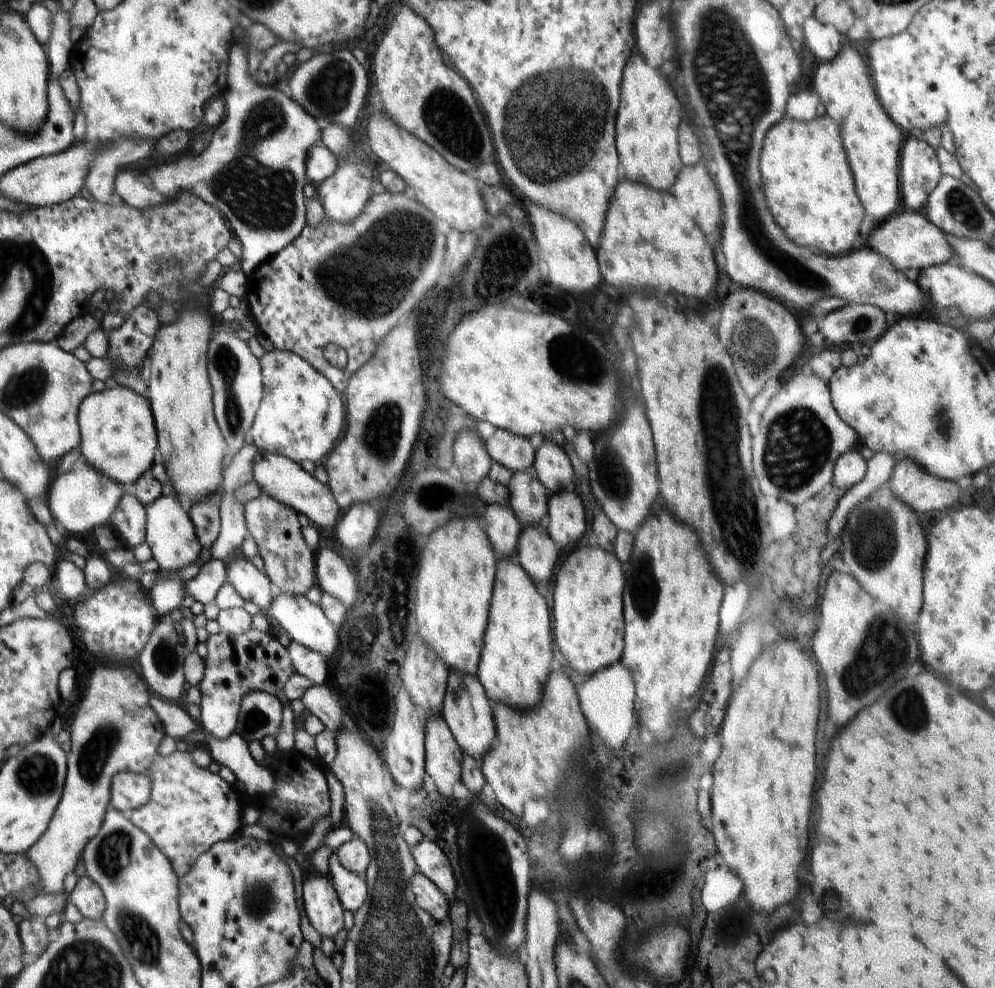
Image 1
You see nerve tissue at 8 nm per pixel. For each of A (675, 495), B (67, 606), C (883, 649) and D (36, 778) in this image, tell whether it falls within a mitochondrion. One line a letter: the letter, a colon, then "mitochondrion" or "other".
A: other
B: other
C: mitochondrion
D: mitochondrion

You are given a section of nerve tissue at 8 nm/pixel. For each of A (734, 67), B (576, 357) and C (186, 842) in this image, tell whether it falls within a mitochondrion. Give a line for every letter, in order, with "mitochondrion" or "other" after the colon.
A: mitochondrion
B: mitochondrion
C: mitochondrion

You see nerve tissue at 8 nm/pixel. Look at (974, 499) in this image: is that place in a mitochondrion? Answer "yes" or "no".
no

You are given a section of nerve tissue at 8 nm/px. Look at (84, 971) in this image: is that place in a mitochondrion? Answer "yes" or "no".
yes

